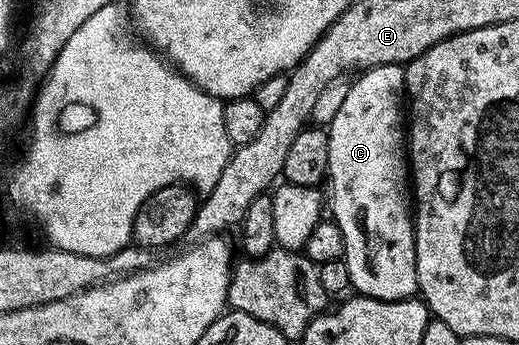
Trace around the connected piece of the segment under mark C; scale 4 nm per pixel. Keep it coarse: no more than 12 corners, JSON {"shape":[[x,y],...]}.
{"shape":[[405,69],[327,125],[354,293],[418,295]]}

